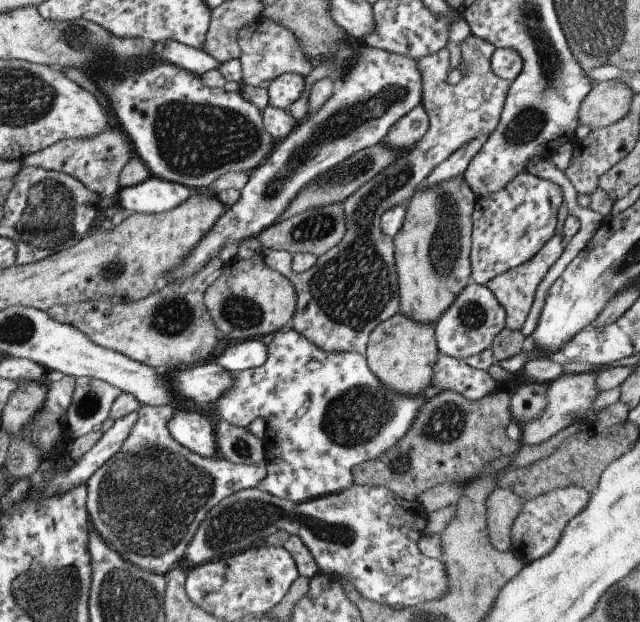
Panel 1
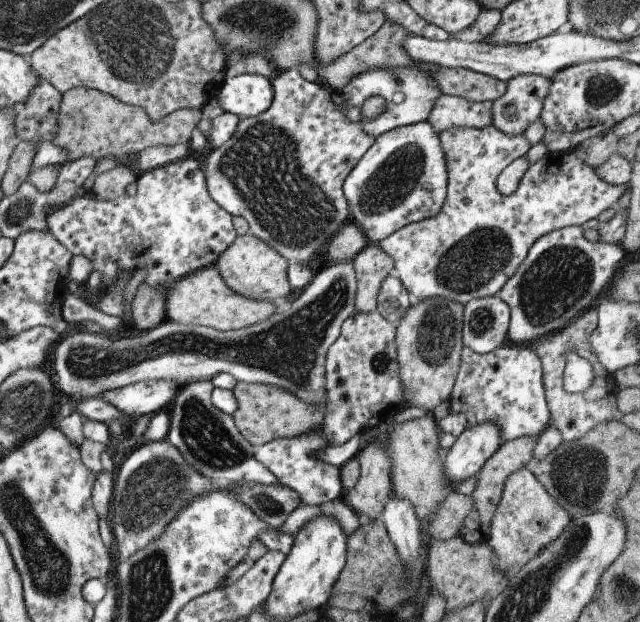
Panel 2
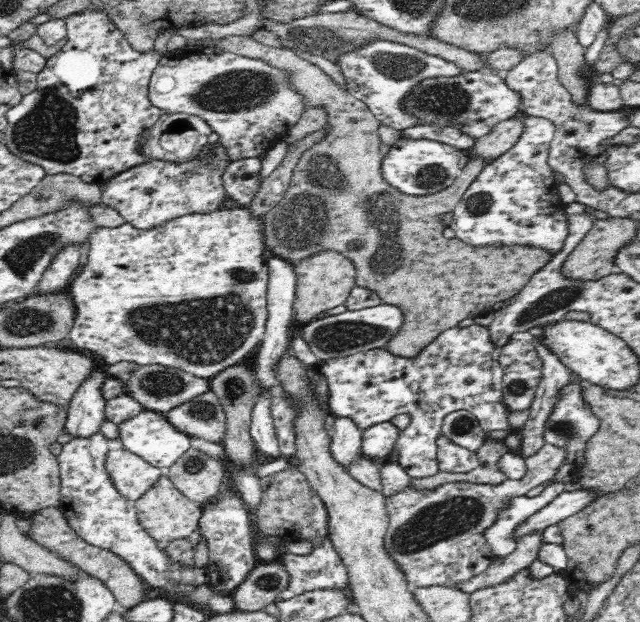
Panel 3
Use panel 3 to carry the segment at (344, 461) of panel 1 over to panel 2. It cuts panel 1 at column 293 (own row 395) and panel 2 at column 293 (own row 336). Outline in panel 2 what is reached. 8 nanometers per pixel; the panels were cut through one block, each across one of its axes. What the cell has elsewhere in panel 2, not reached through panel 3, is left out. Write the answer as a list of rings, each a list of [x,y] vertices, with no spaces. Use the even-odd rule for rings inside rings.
[[[323,422],[319,427],[314,427],[301,435],[290,438],[278,437],[255,449],[255,457],[274,474],[277,482],[295,490],[301,502],[307,505],[319,505],[343,496],[344,493],[340,467],[324,462],[316,456],[319,450],[331,447],[325,430]]]

